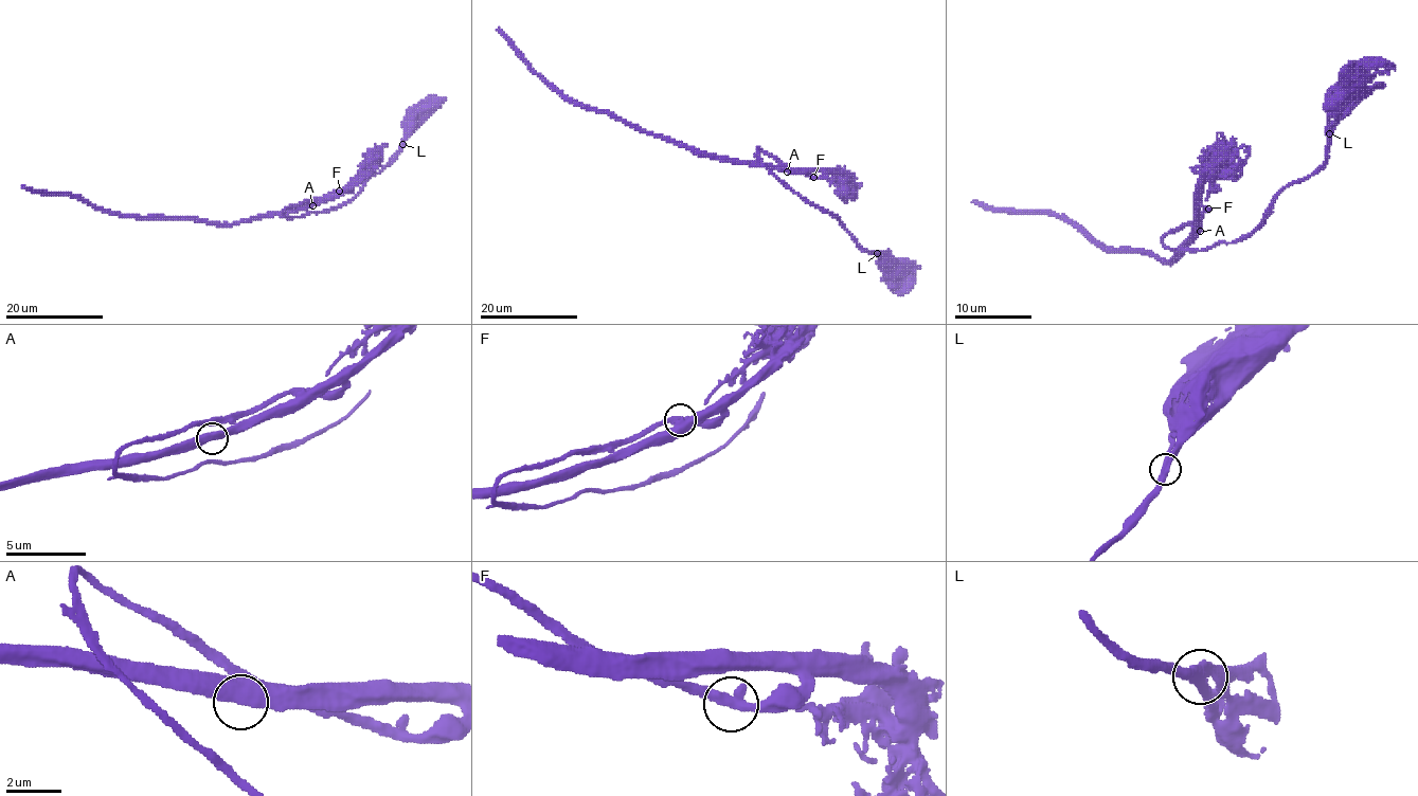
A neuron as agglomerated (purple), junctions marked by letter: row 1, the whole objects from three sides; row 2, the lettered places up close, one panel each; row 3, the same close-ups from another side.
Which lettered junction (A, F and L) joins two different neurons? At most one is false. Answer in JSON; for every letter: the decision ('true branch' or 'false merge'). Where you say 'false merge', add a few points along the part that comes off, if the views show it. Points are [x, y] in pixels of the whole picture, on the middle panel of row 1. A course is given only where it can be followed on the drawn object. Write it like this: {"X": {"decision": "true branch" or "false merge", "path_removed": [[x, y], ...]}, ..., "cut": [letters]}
{"A": {"decision": "true branch"}, "F": {"decision": "true branch"}, "L": {"decision": "true branch"}, "cut": []}

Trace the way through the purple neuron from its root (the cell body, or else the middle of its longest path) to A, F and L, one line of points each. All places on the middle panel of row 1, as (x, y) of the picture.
A: (900, 265), (879, 253), (865, 252), (837, 218), (794, 194), (764, 164), (757, 148), (775, 157), (787, 172)
F: (900, 265), (894, 265), (879, 253), (865, 252), (837, 218), (794, 194), (764, 164), (757, 148), (813, 178)
L: (900, 265), (894, 265), (877, 253)

